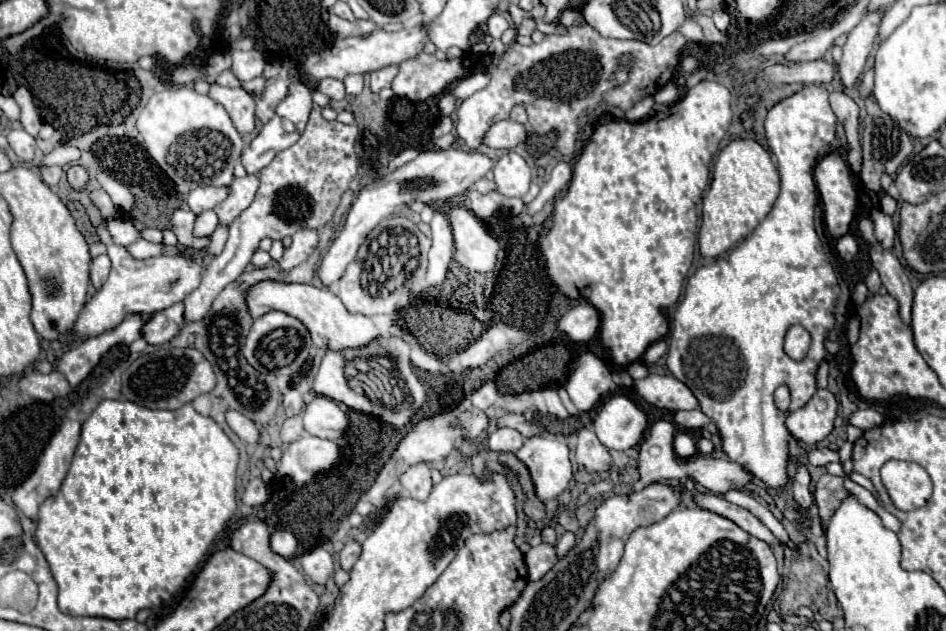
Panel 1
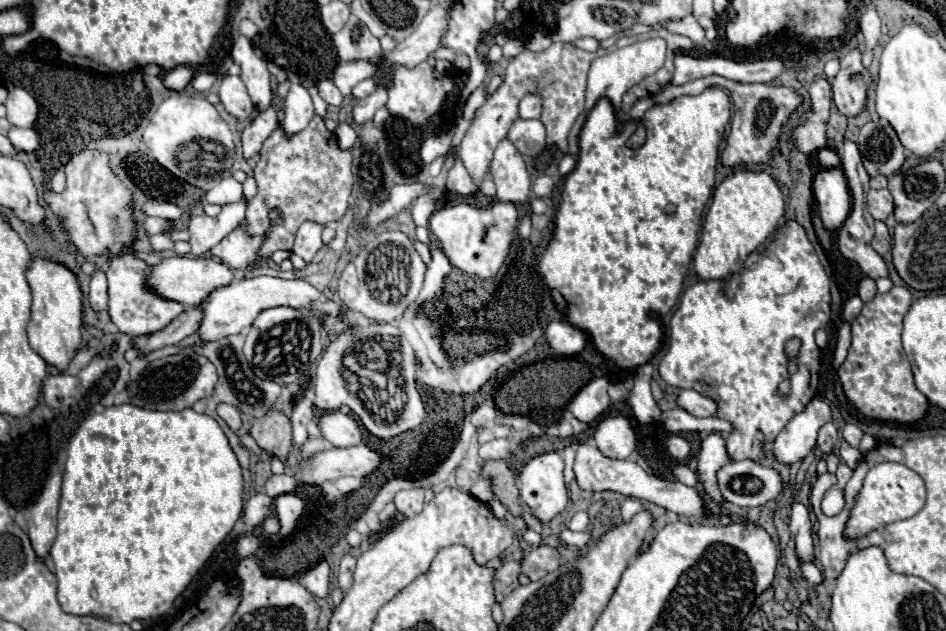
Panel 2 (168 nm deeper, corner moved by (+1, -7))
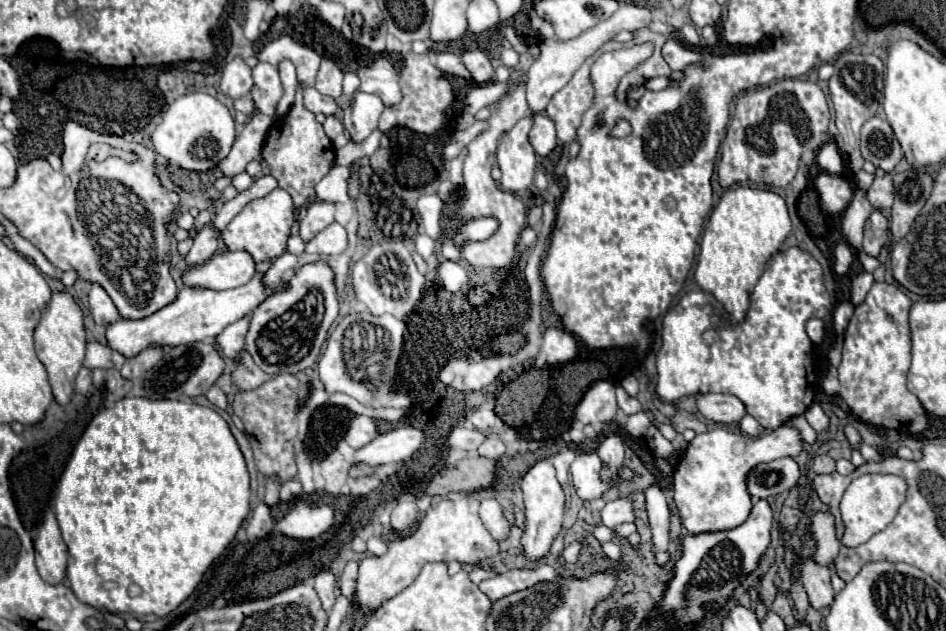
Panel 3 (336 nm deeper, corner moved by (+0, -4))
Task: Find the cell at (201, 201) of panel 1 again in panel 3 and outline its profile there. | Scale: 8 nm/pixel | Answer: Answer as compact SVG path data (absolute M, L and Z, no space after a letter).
M240 173L240 175L236 175L236 177L232 177L230 179L230 185L236 189L236 191L246 191L250 185L252 185L252 177L250 175L246 175L246 173Z

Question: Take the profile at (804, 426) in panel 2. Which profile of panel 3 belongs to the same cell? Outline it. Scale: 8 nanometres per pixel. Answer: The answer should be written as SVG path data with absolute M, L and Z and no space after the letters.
M782 425L766 435L762 435L760 439L752 441L750 437L744 435L736 435L730 433L722 427L706 431L702 435L696 435L690 443L688 449L684 451L676 471L674 471L674 501L682 519L682 525L688 529L688 533L702 533L702 531L724 531L724 529L734 529L740 523L744 523L748 519L748 513L752 509L750 503L750 493L746 491L746 473L758 465L758 463L766 463L766 461L774 461L780 457L796 457L802 451L802 433L796 427L790 425Z

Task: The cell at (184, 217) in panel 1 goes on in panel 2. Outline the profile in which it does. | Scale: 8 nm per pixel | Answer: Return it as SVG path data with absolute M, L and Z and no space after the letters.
M241 200L237 204L225 204L221 214L215 218L211 216L193 216L189 222L191 230L191 254L193 256L203 256L207 254L217 242L221 242L237 224L245 218L247 202Z

